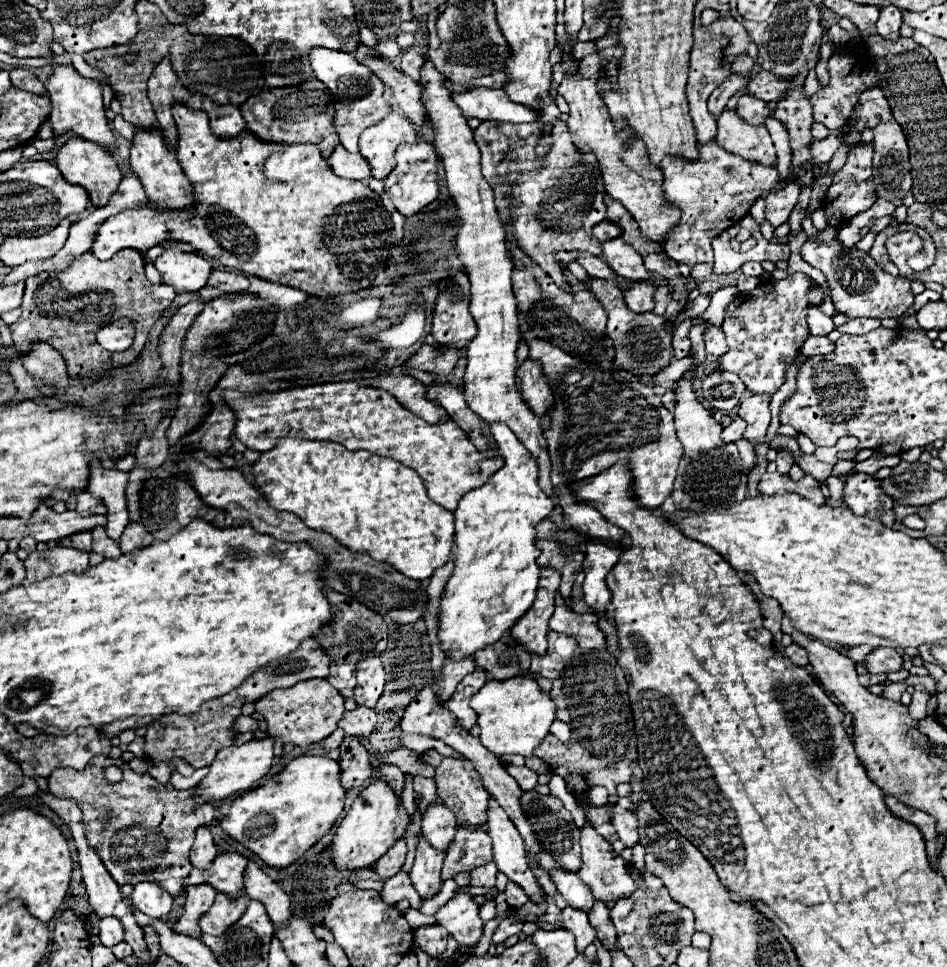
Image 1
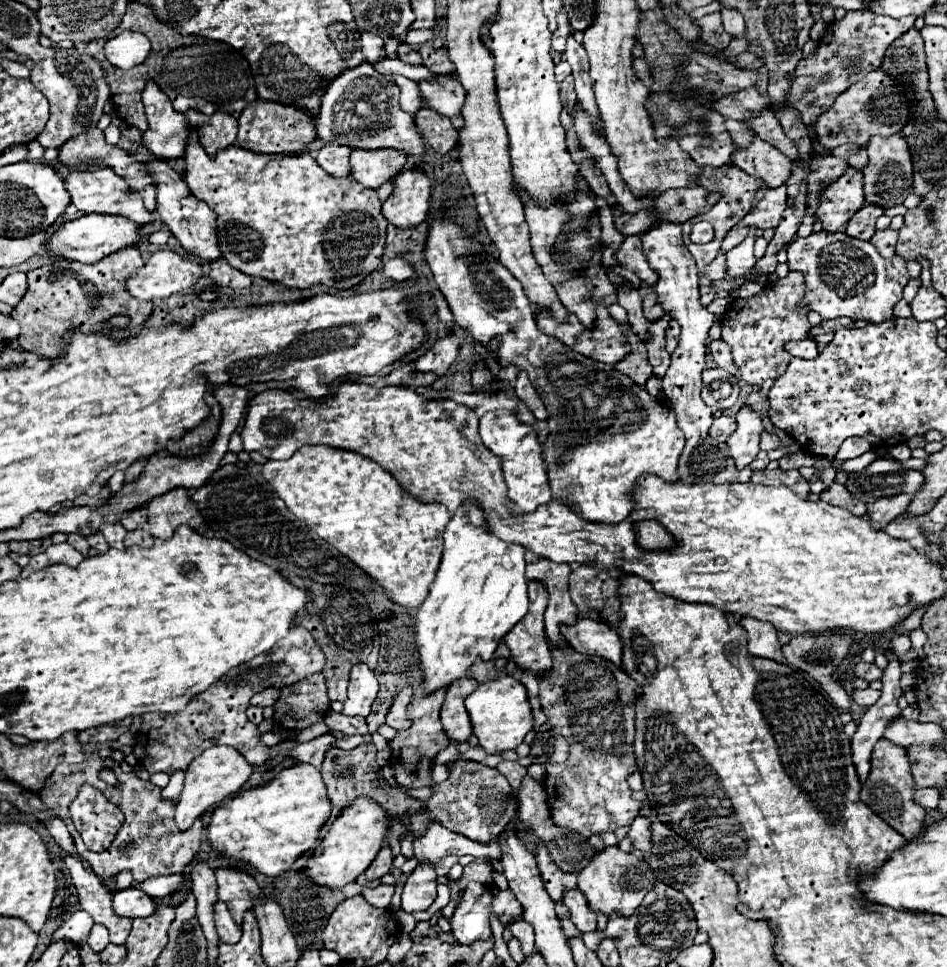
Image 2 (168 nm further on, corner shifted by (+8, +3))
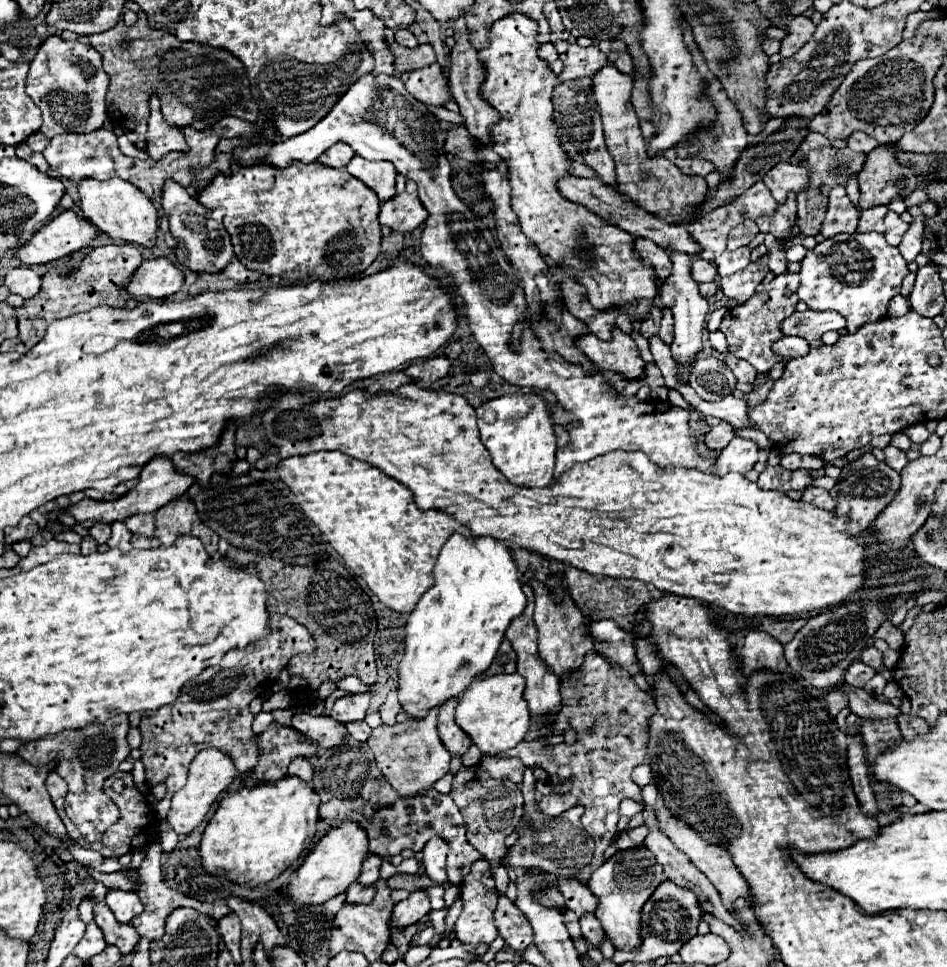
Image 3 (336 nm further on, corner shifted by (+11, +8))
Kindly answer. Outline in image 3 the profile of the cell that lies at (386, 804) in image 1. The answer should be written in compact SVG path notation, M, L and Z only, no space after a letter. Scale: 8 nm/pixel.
M344 820L340 826L330 828L320 842L312 848L312 852L306 856L304 864L296 870L296 874L290 878L286 894L296 906L310 906L310 904L322 904L330 900L332 896L344 892L356 878L360 876L362 862L368 856L368 836L366 830L352 822Z

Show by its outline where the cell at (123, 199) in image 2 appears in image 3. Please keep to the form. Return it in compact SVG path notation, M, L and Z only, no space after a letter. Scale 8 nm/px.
M82 178L78 182L78 194L80 194L80 208L84 216L92 224L96 224L102 232L106 232L110 238L142 244L148 248L154 244L156 230L158 230L158 210L152 204L152 200L146 198L134 184L122 178L110 178L106 182L94 178Z

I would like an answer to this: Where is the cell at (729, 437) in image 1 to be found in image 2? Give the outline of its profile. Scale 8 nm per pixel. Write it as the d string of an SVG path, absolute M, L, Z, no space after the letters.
M721 415L719 419L715 419L713 421L713 425L711 425L711 437L715 439L715 441L719 441L719 443L725 443L729 437L731 437L731 433L737 429L737 423L735 423L735 417L731 417L731 415Z

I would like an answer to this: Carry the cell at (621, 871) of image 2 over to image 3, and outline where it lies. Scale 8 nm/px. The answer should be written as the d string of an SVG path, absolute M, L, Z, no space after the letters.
M644 846L618 850L612 858L608 858L600 868L592 872L586 886L598 898L594 914L616 948L638 948L642 904L650 898L650 892L654 892L662 878L664 878L662 866L656 862L654 854Z

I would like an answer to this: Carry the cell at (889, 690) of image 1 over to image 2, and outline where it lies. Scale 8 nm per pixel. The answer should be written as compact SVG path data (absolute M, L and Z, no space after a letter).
M873 689L853 691L853 693L851 693L853 701L855 701L857 705L861 705L861 707L871 707L871 705L873 705L873 703L879 699L879 695L881 695L881 691L873 691Z

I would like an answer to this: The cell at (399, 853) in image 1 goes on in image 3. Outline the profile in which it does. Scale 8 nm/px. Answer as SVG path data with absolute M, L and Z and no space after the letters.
M370 854L362 864L362 872L360 872L358 882L364 886L372 886L380 878L380 864L382 864L382 858Z

